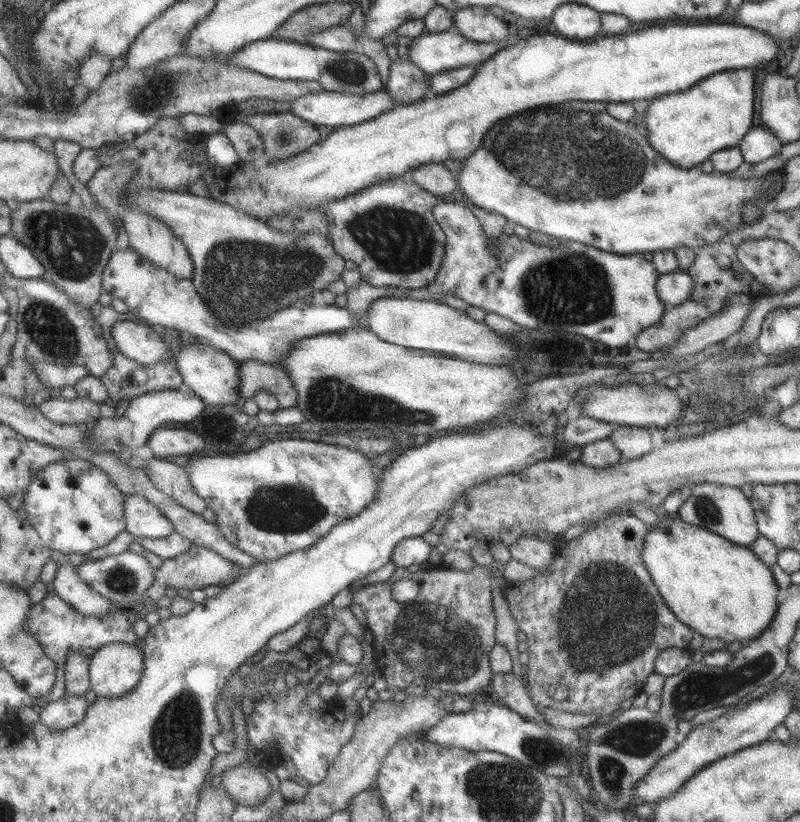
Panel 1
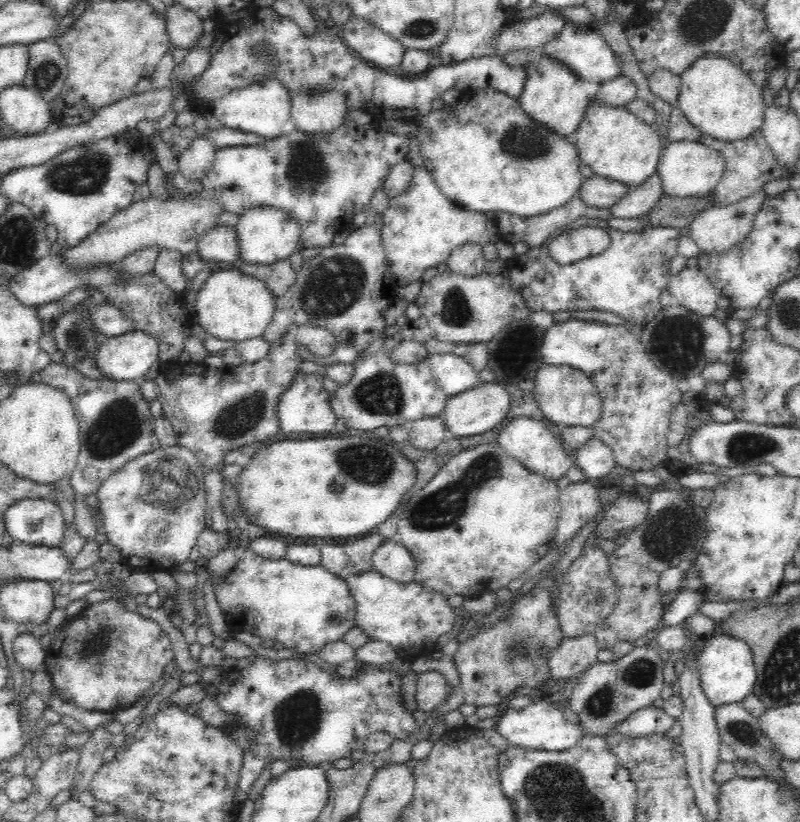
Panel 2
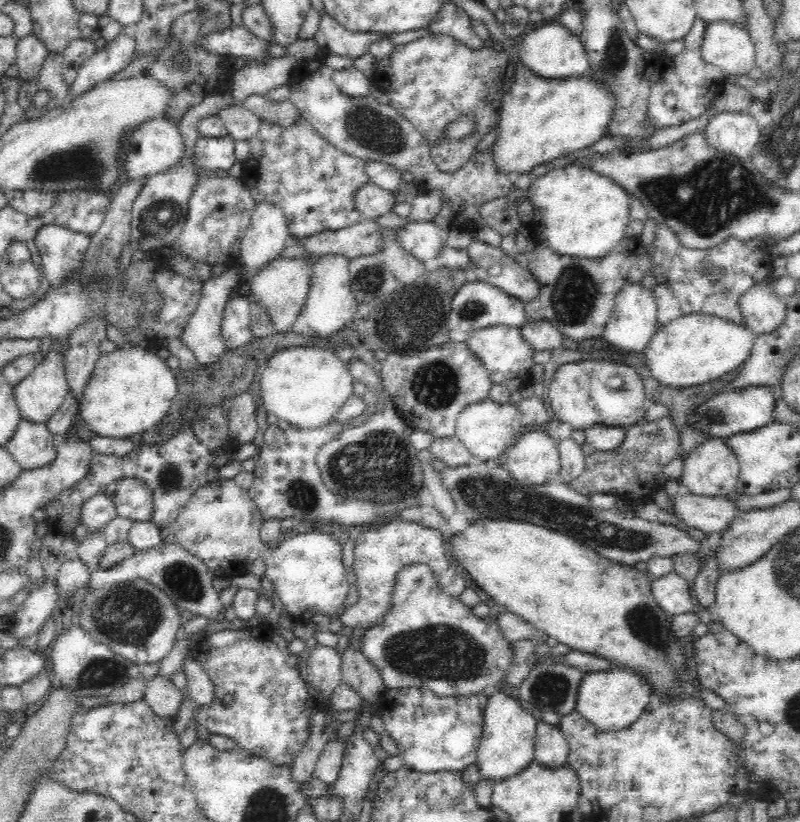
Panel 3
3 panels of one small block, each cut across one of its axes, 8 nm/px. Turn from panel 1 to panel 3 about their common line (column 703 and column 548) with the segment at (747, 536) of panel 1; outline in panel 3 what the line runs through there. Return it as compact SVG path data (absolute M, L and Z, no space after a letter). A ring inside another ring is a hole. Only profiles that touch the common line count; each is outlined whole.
M485 461L480 464L468 463L457 466L456 468L438 469L439 478L448 490L448 494L452 496L455 504L455 510L458 514L464 516L468 527L477 524L479 521L490 518L490 520L501 520L508 518L508 521L526 522L530 525L544 527L560 534L572 537L574 540L581 542L584 546L589 547L600 554L600 556L609 558L614 562L621 562L623 565L636 564L638 561L645 561L653 556L672 556L676 553L692 552L698 550L699 542L694 541L686 533L686 529L672 528L672 526L664 526L657 522L648 522L639 517L628 518L622 515L622 510L615 506L608 510L600 510L592 507L588 502L588 497L574 490L570 484L559 480L541 484L527 485L514 478L506 465L494 464L488 465Z

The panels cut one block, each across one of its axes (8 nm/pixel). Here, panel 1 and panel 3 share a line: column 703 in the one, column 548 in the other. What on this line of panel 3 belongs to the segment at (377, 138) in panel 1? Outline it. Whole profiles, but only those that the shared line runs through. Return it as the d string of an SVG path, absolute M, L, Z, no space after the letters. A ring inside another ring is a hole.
M559 23L542 24L526 31L518 52L524 65L542 77L566 80L568 76L580 76L589 72L589 60L581 38Z

